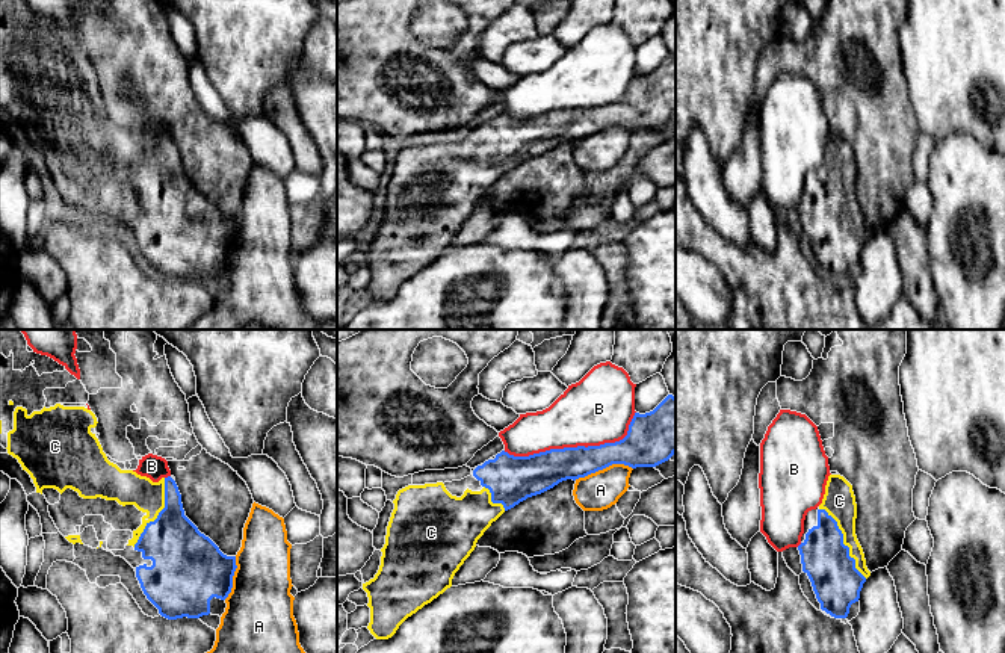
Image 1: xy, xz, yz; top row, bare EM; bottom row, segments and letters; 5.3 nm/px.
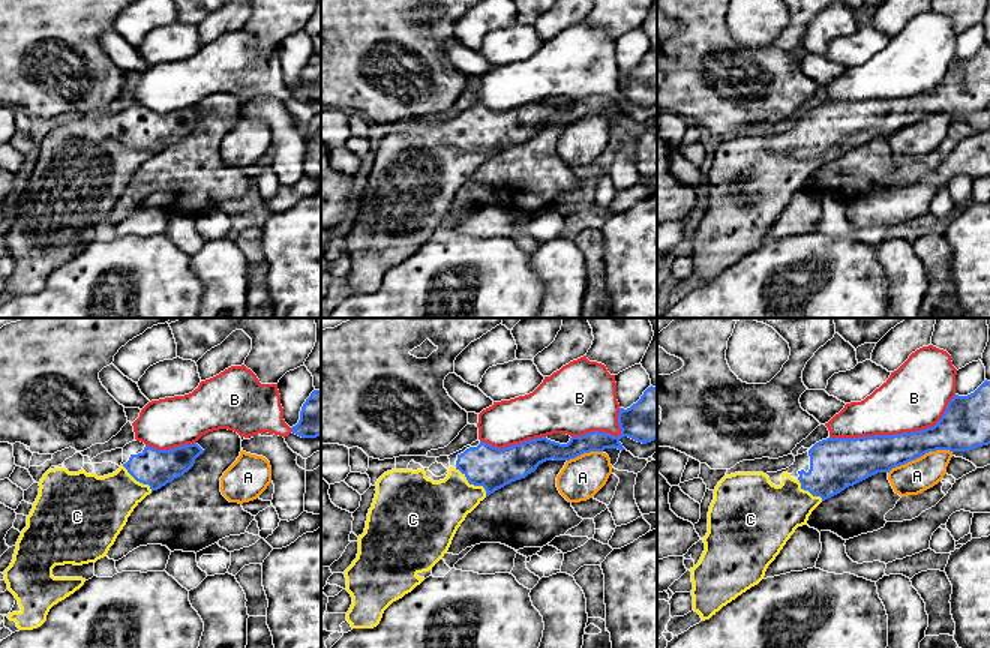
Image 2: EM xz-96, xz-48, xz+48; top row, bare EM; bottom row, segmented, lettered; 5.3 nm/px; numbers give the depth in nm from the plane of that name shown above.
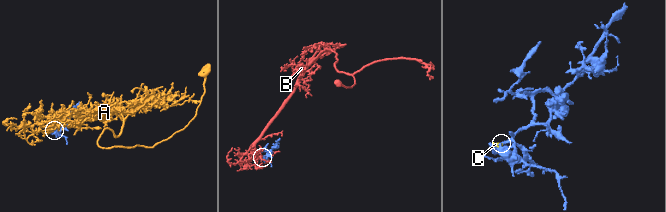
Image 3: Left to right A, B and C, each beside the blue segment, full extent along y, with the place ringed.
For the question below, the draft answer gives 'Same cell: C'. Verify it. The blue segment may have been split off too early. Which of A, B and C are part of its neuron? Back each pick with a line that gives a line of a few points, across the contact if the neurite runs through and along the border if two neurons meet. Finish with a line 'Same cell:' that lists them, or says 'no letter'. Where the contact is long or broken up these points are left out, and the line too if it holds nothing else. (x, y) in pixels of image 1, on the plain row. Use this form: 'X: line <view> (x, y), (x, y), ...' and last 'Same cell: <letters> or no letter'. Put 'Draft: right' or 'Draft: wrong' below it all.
Same cell: C
Draft: right

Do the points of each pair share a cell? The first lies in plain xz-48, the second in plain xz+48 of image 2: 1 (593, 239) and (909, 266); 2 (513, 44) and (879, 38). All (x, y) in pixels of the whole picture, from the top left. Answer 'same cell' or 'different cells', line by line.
1: different cells
2: same cell

